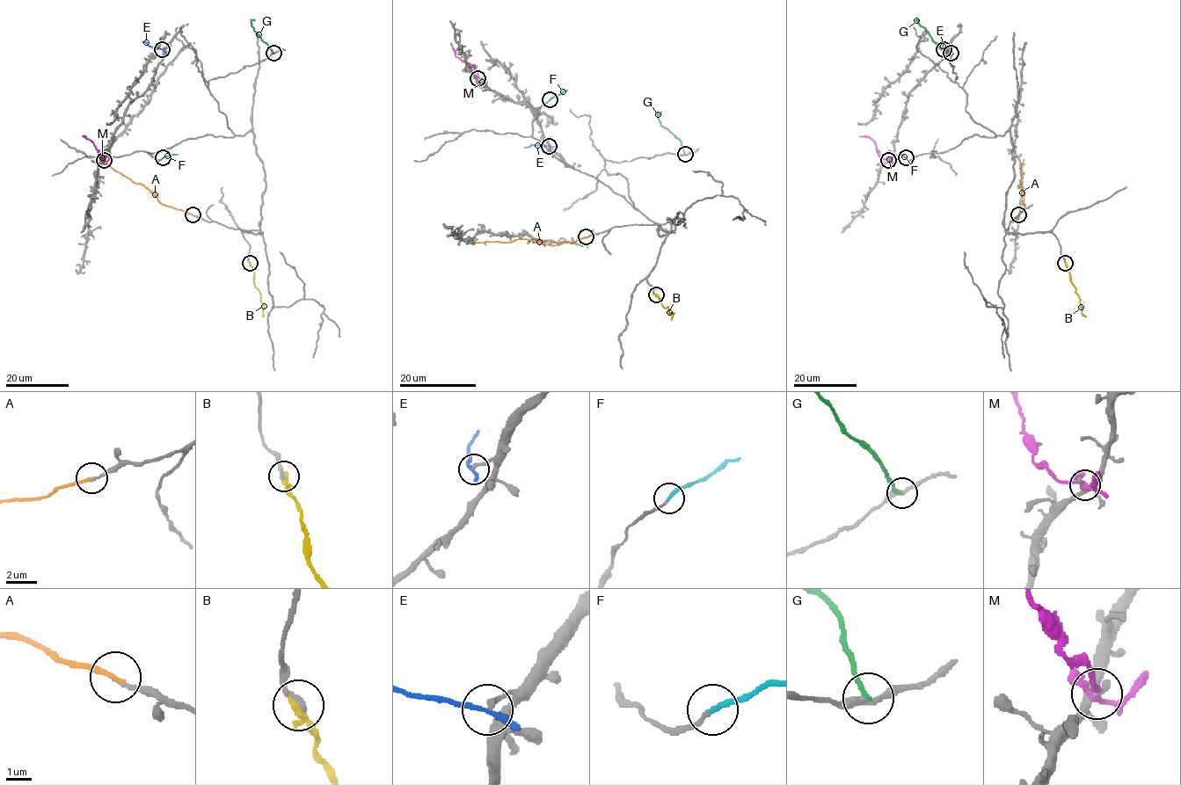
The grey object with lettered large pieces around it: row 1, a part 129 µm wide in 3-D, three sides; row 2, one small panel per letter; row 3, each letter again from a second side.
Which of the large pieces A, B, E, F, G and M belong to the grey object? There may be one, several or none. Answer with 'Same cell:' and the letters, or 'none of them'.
Same cell: A, B, F

